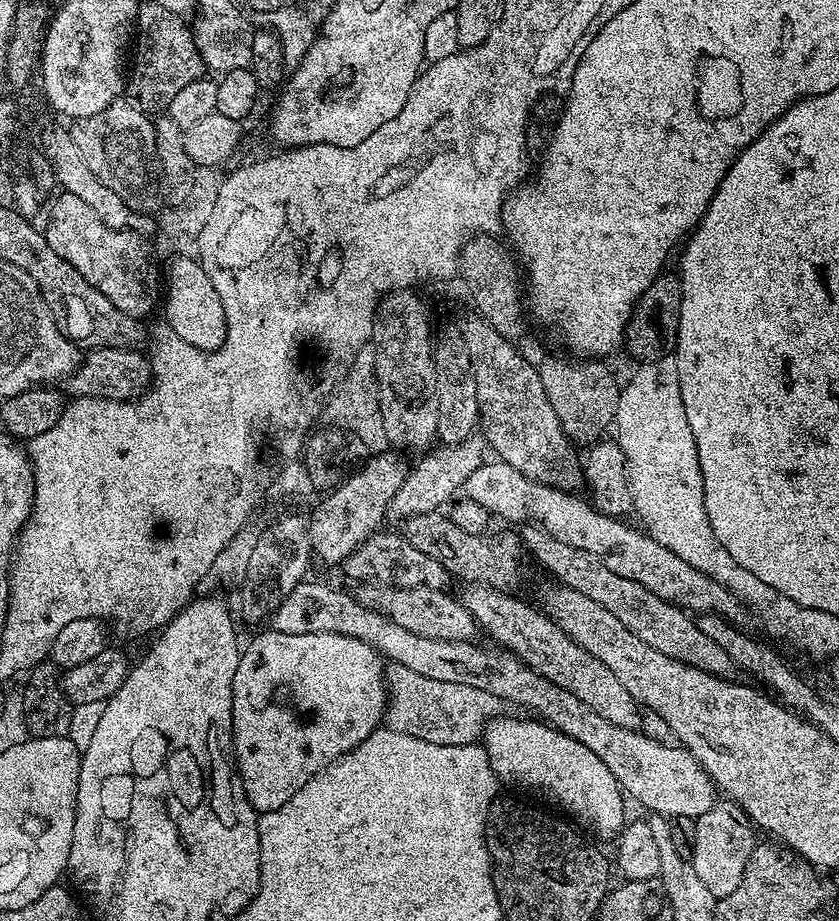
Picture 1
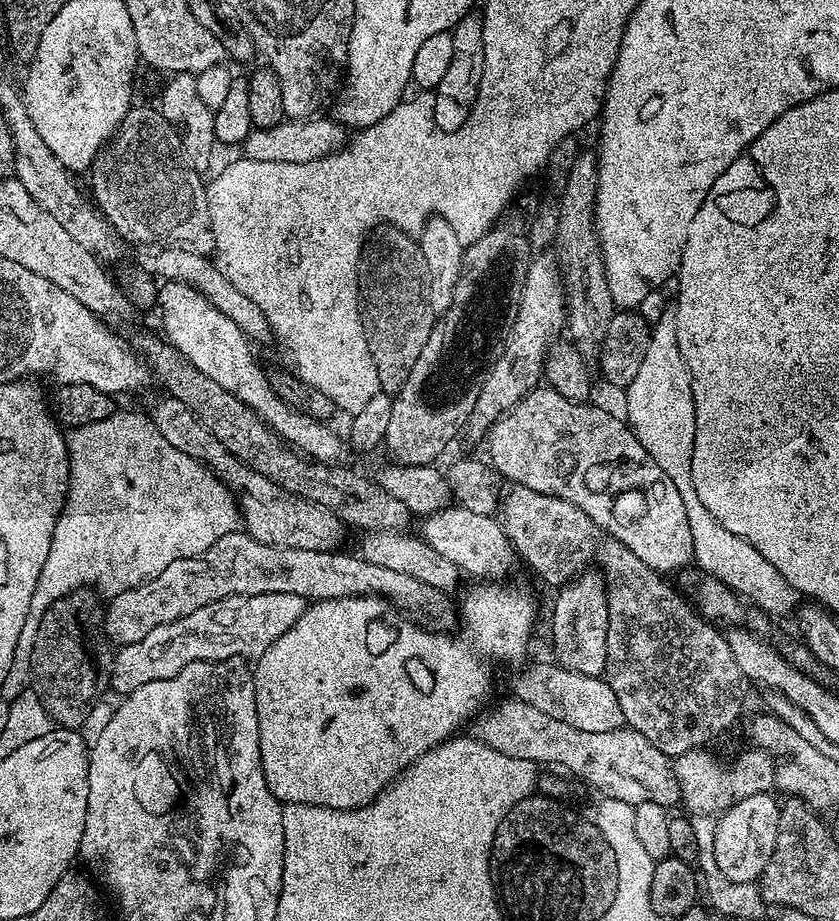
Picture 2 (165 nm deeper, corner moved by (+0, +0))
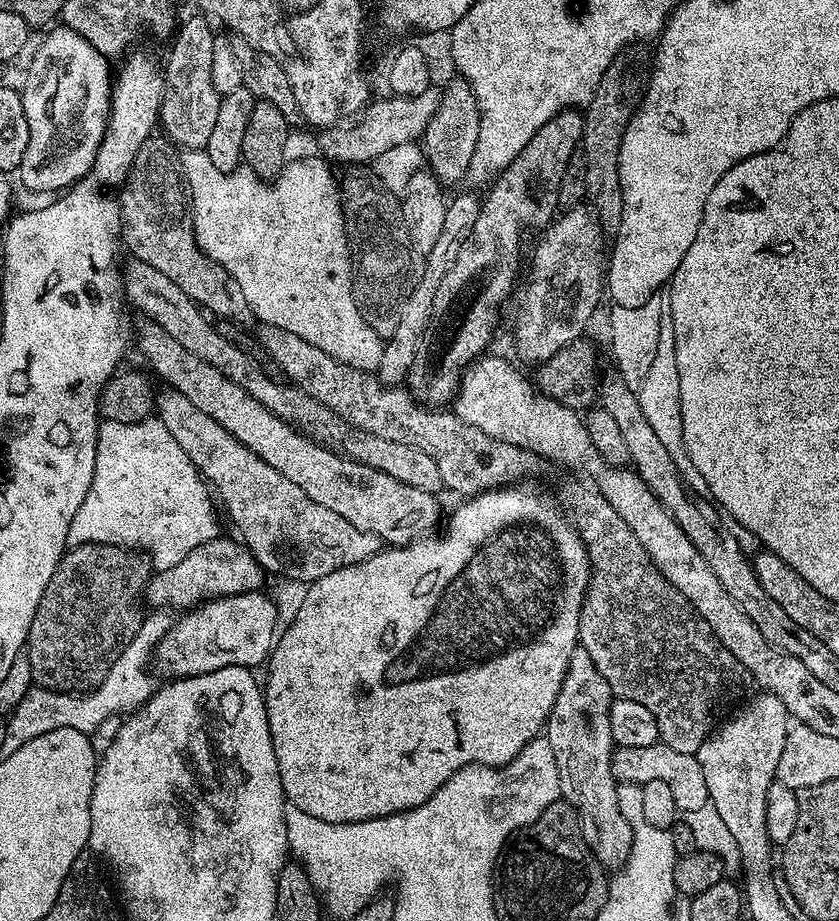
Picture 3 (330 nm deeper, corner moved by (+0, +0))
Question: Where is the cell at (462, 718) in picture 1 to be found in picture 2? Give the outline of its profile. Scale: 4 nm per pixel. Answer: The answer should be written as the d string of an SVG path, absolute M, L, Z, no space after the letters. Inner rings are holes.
M507 698L497 708L481 711L471 721L471 739L498 750L510 758L531 760L537 765L561 764L580 780L600 791L601 797L617 799L633 806L642 802L658 802L663 808L679 805L680 787L674 771L673 761L650 738L642 738L630 727L610 730L606 734L590 734L590 730L574 730L542 710L534 710L526 702Z

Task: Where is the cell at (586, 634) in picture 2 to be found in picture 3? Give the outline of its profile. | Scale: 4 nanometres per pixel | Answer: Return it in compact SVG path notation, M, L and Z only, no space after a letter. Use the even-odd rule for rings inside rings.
M577 647L546 725L546 738L554 750L554 762L558 762L560 795L578 814L580 829L590 850L599 864L608 870L624 865L632 849L630 822L619 812L620 789L616 775L612 773L614 745L610 710L613 699L613 690L606 678L598 674L594 658L590 658L584 648Z

